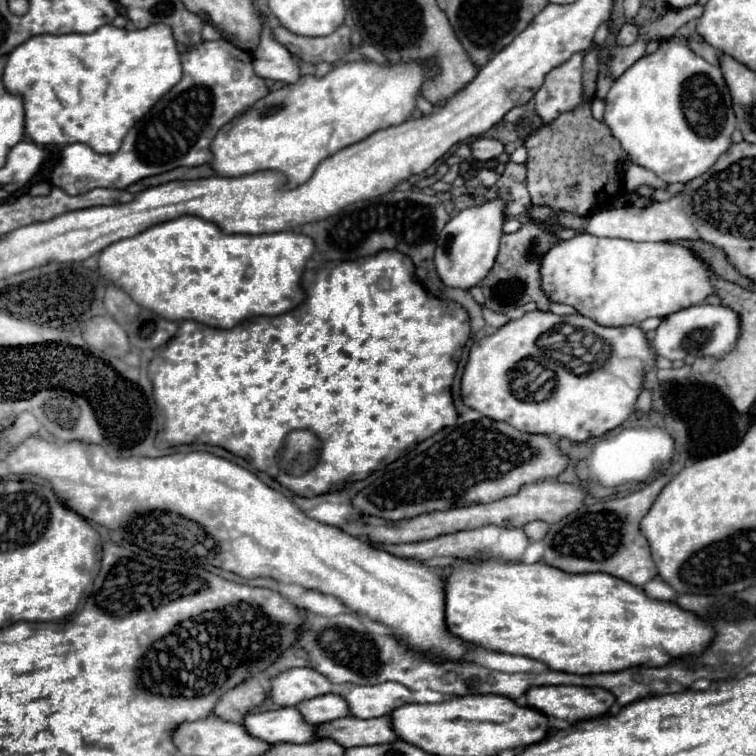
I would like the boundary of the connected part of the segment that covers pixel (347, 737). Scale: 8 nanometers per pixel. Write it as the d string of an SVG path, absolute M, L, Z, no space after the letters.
M343 717L331 723L323 723L317 727L321 739L331 739L345 749L359 745L379 745L379 743L395 743L399 735L395 733L389 717L377 719L355 719Z

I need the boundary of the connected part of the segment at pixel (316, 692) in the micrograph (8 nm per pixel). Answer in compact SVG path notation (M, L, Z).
M291 669L271 681L271 699L281 707L299 705L301 701L321 697L333 691L333 683L311 669Z

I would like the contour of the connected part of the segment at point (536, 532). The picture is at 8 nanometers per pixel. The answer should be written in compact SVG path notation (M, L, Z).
M531 521L531 523L527 523L523 527L523 531L529 537L529 541L535 543L535 541L541 541L543 535L547 533L547 523L543 523L543 521Z

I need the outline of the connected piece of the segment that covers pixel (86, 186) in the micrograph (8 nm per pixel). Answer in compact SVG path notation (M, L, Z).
M227 39L201 41L181 53L181 61L181 81L169 93L165 93L127 133L117 153L99 155L85 143L67 145L61 149L59 161L53 165L51 185L69 195L79 195L95 187L125 189L139 179L159 175L181 165L195 167L209 163L209 143L217 131L269 93L265 81L253 71L251 55L237 49Z

